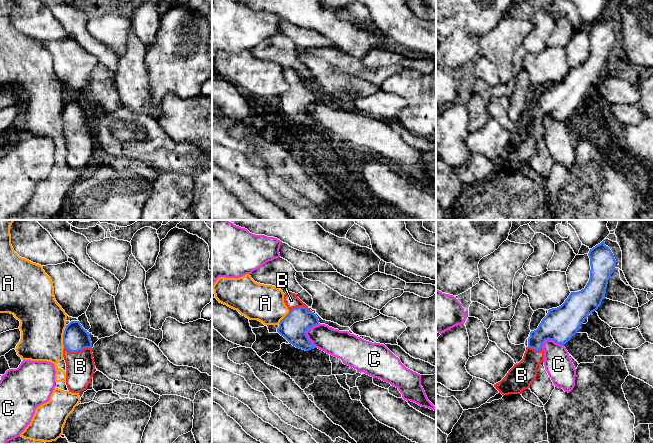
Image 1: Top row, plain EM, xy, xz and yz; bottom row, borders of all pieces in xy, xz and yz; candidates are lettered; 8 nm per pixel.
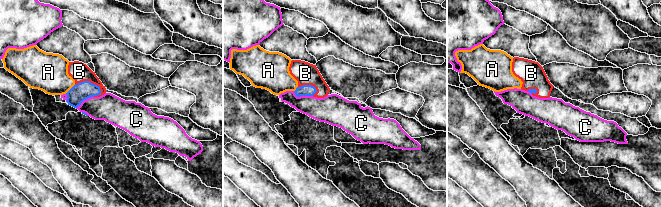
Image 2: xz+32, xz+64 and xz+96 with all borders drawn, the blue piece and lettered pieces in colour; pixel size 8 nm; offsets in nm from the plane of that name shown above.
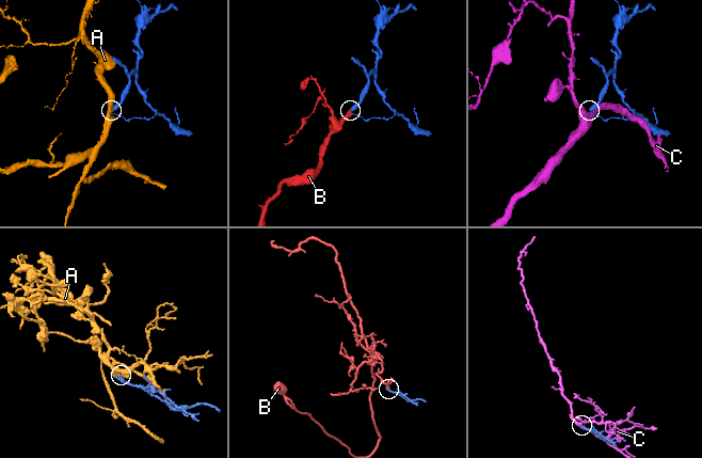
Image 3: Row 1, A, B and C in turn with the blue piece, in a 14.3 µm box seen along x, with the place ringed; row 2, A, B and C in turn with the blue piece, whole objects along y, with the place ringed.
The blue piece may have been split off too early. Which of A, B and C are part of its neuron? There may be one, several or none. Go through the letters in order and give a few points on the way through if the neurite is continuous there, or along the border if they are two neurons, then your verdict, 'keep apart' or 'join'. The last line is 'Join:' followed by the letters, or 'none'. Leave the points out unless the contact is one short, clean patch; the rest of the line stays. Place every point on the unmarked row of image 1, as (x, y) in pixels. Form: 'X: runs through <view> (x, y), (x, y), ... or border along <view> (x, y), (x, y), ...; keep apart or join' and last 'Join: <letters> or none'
A: border along xy (66, 101), (63, 107), (63, 123); keep apart
B: runs through xy (75, 114), (77, 127), (80, 142); join
C: keep apart
Join: B

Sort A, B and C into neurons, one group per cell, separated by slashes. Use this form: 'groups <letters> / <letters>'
groups A / B / C

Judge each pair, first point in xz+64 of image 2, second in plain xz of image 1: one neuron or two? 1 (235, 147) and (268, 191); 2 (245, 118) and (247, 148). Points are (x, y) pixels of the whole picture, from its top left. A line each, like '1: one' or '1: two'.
1: one
2: one

